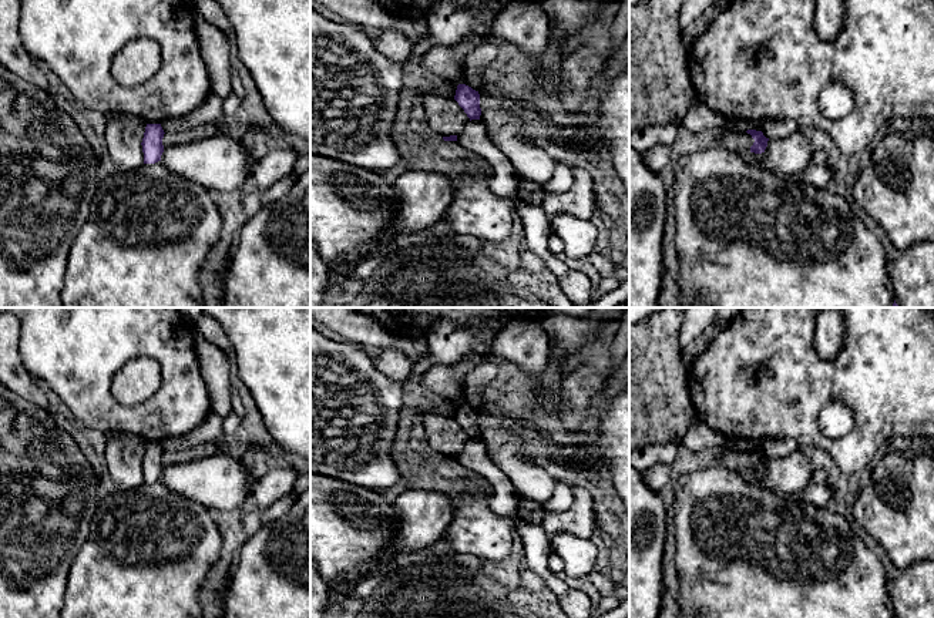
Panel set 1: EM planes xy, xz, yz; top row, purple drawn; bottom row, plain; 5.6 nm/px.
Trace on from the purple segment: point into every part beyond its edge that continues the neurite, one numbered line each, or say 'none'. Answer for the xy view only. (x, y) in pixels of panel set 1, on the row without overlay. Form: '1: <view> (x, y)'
none

